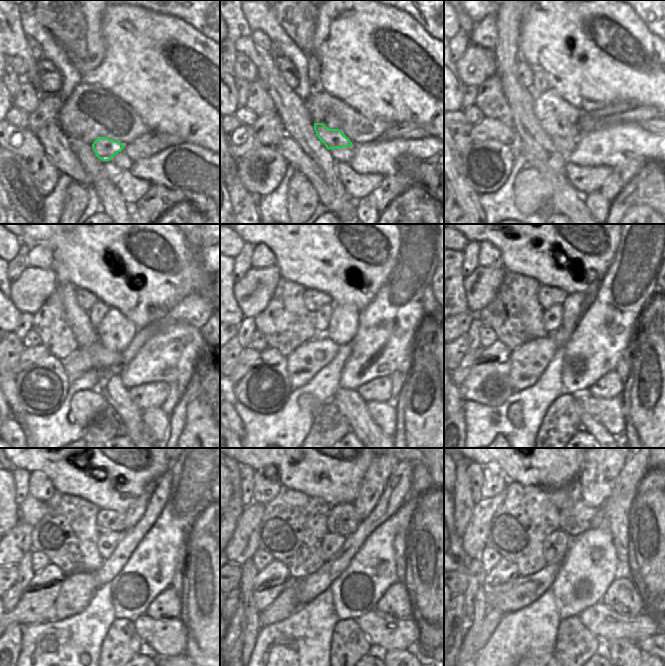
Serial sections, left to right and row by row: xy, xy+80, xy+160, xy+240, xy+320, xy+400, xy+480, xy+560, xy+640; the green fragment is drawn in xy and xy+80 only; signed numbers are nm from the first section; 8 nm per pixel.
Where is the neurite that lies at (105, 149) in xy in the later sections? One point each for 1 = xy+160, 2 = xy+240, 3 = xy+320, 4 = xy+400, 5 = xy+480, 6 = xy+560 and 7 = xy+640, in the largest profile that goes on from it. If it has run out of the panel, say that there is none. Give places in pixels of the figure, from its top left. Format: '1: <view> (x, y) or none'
1: xy+160 (558, 118)
2: xy+240 (115, 331)
3: xy+320 (343, 326)
4: xy+400 (574, 306)
5: xy+480 (135, 512)
6: xy+560 (375, 478)
7: xy+640 (600, 468)

